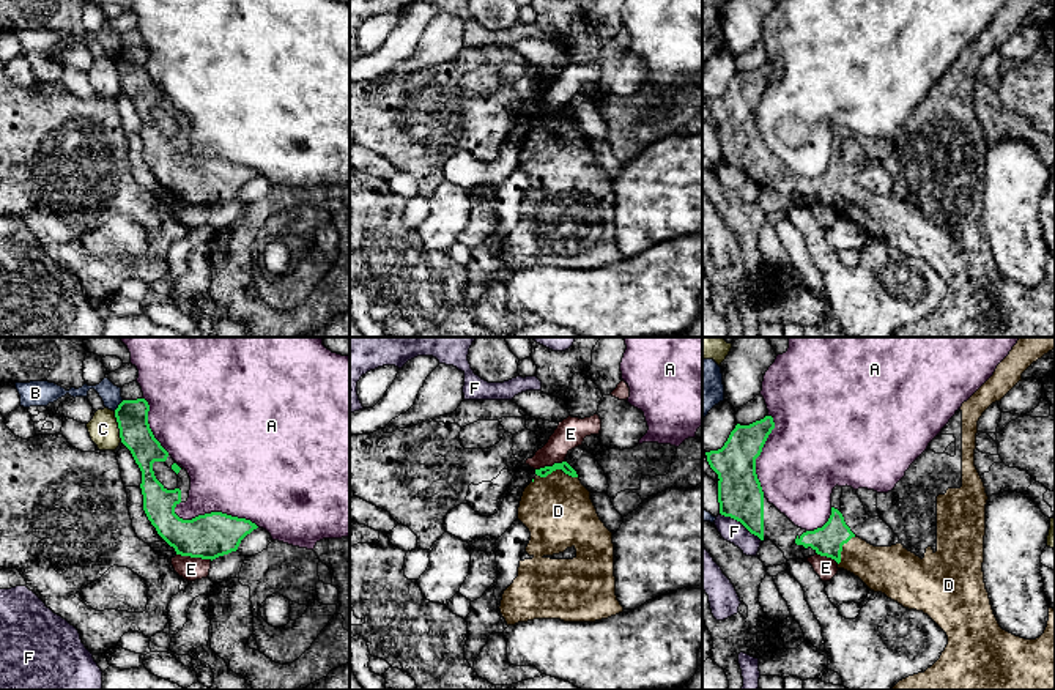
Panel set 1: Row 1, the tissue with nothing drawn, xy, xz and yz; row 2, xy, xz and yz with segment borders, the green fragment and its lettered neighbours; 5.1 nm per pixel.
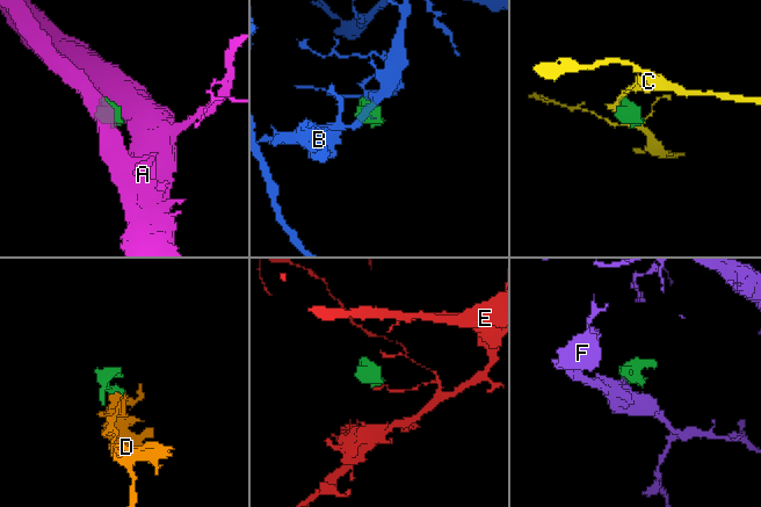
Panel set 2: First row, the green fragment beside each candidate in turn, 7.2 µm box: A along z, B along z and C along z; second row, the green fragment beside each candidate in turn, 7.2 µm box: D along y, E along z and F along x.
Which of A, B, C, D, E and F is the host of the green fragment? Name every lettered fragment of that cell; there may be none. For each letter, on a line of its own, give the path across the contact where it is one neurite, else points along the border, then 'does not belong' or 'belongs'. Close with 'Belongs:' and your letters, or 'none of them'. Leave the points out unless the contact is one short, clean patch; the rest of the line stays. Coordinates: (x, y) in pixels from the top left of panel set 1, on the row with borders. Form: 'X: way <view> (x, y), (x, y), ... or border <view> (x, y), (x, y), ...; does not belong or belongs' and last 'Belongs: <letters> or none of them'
A: does not belong
B: border xy (123, 400), (114, 410); does not belong
C: does not belong
D: belongs
E: does not belong
F: border yz (720, 512), (739, 520), (761, 541); does not belong
Belongs: D

